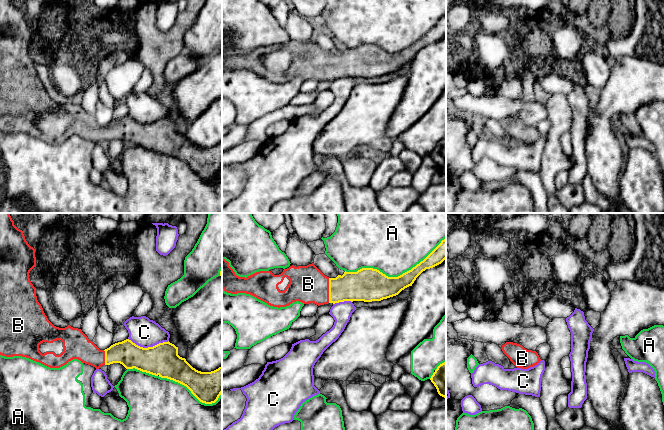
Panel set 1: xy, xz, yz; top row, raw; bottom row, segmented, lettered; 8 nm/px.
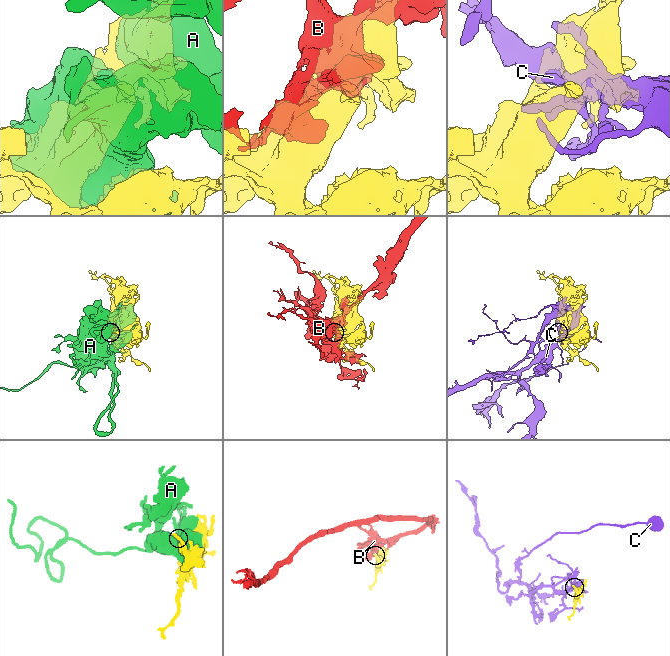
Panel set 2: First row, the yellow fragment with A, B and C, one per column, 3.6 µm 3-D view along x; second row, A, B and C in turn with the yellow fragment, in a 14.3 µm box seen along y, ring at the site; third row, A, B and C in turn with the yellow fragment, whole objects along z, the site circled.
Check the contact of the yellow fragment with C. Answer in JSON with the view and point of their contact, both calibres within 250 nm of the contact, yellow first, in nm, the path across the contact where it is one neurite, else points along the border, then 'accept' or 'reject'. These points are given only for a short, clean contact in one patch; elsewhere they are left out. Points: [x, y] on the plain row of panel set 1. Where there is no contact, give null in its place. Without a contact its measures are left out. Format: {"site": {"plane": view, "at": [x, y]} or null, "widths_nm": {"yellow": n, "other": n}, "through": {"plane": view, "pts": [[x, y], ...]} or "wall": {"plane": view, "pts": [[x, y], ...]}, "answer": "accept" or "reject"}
{"site": {"plane": "xy", "at": [148, 123]}, "widths_nm": {"yellow": 260, "other": 220}, "answer": "reject"}

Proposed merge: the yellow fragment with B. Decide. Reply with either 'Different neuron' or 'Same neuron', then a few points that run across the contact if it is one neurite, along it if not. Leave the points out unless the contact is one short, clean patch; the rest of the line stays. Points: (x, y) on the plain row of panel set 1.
Same neuron

